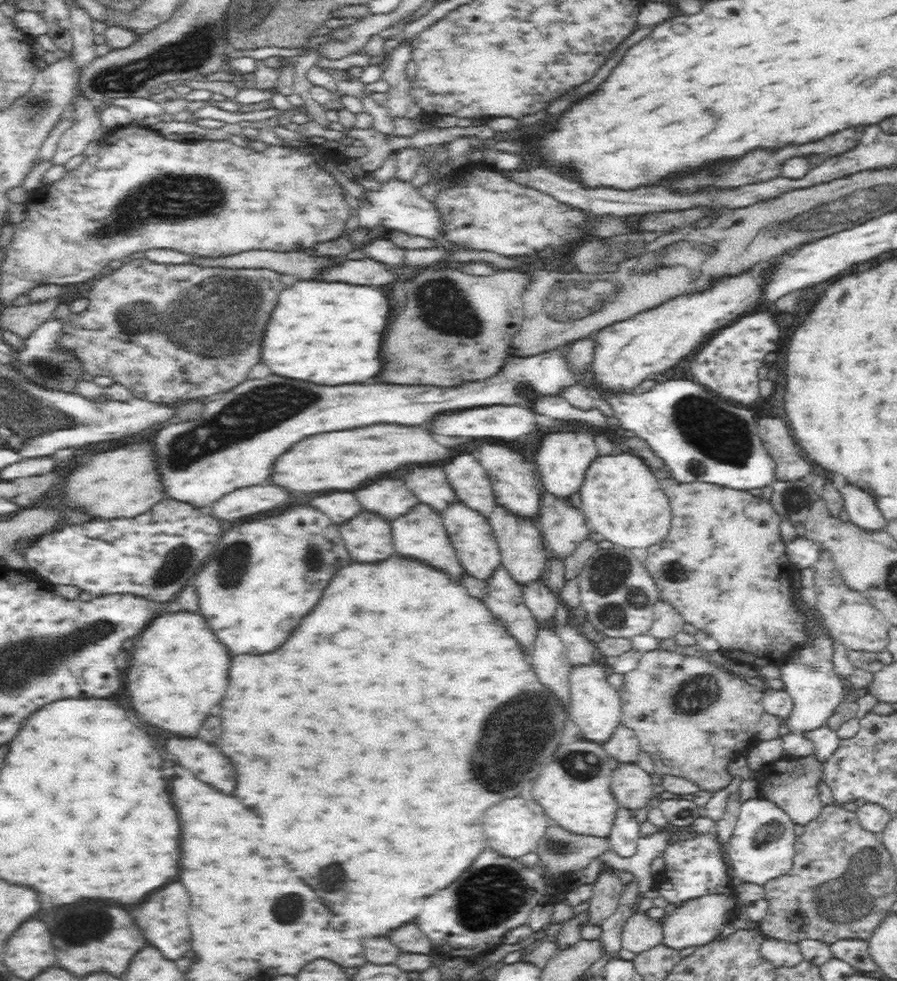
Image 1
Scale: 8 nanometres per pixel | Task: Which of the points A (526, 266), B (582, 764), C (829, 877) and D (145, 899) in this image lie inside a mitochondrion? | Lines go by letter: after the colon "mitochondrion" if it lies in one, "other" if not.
A: other
B: mitochondrion
C: mitochondrion
D: other

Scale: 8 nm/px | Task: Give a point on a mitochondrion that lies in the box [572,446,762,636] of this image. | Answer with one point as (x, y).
(610, 575)

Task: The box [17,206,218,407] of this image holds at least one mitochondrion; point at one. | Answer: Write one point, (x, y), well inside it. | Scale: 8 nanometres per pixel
(40, 368)

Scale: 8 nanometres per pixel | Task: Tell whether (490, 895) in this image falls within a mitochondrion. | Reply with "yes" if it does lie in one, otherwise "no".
yes

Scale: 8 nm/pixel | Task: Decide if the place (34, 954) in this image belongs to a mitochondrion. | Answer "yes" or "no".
no

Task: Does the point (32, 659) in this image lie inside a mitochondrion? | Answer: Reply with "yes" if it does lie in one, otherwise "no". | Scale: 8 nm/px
yes

